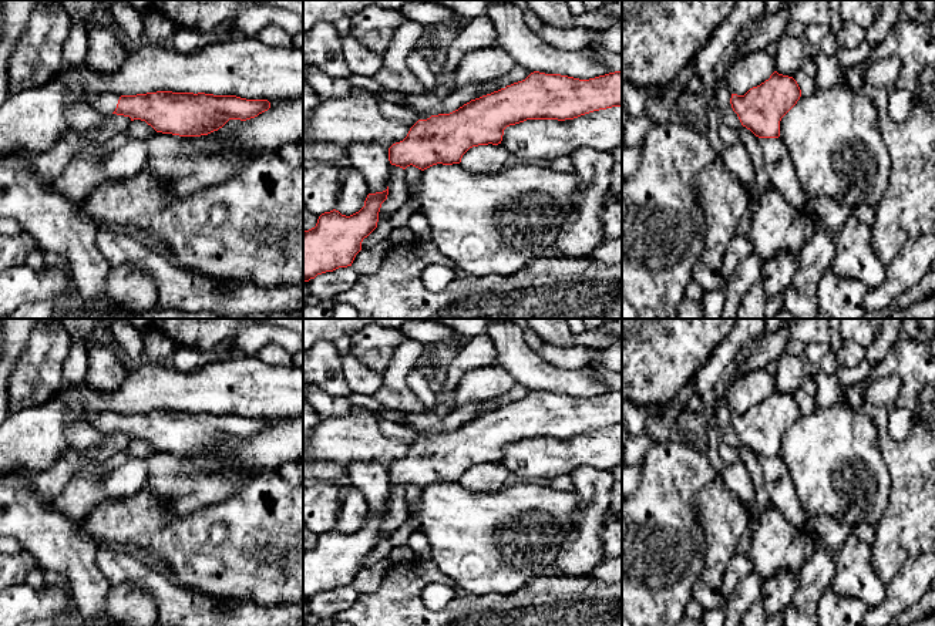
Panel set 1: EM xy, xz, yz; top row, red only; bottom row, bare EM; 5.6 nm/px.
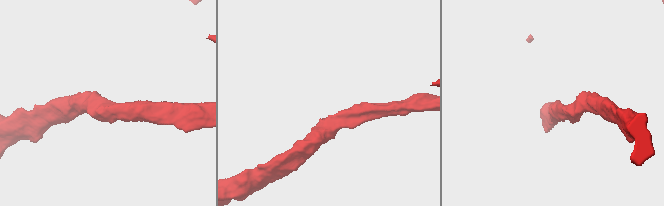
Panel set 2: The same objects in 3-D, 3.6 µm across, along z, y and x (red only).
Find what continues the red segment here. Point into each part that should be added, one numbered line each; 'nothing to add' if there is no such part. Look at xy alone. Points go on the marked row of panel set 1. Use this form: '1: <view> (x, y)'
1: xy (104, 103)

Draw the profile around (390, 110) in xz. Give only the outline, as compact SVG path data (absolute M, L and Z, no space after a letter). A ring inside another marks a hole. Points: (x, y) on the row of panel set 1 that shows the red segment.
M379 100L380 112L389 120L397 120L410 128L418 121L418 115L416 111L410 110L408 107Z

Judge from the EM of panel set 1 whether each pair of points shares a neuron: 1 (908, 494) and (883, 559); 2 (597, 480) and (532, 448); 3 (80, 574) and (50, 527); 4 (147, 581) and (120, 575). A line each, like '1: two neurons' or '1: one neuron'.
1: one neuron
2: two neurons
3: one neuron
4: one neuron

